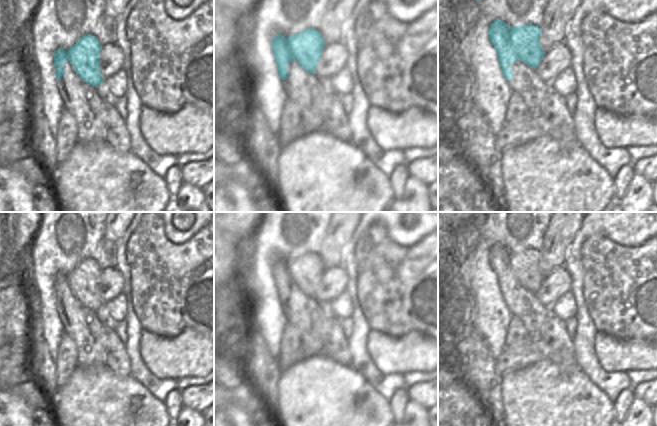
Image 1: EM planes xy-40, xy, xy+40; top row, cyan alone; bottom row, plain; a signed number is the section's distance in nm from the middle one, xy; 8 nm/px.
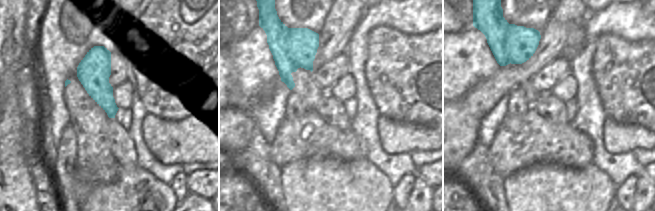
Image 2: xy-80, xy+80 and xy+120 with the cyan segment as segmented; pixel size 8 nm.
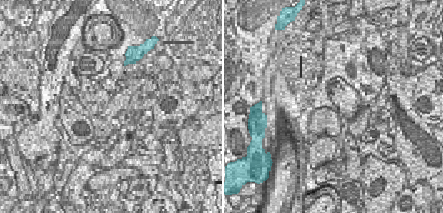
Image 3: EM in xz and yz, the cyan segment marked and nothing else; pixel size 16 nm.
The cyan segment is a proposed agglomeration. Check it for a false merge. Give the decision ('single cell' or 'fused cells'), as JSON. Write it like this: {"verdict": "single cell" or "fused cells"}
{"verdict": "fused cells"}

